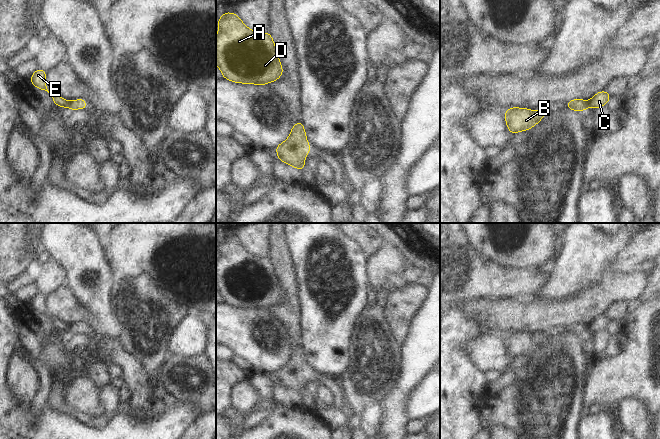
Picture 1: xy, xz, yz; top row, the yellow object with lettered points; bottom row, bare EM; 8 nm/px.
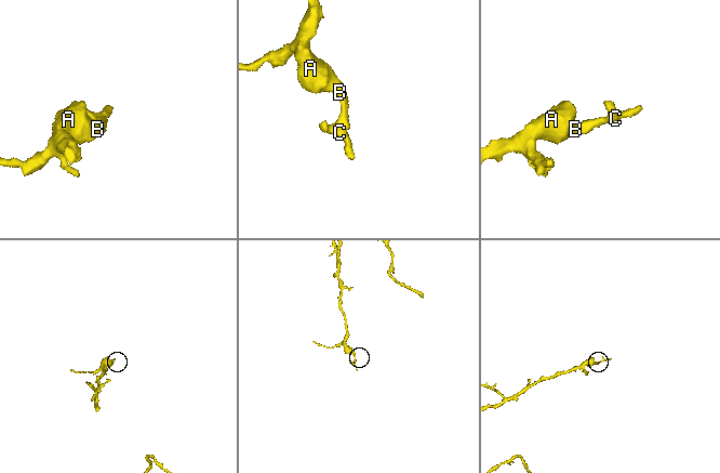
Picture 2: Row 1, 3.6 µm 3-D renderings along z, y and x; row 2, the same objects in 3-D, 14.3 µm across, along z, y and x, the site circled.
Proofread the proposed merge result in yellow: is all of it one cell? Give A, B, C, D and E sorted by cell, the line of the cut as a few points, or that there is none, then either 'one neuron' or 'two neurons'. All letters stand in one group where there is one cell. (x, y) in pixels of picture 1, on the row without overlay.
A B C D E | no cut | one neuron

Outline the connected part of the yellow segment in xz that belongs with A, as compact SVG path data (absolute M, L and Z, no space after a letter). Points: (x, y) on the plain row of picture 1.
M227 235L218 242L216 289L221 294L223 302L234 307L265 309L276 305L283 298L283 292L270 257L259 257L249 253L238 238Z

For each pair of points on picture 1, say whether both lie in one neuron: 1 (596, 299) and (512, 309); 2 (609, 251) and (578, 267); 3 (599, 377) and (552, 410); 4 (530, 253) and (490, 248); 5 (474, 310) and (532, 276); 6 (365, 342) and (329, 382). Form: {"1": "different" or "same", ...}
{"1": "same", "2": "same", "3": "different", "4": "same", "5": "different", "6": "different"}

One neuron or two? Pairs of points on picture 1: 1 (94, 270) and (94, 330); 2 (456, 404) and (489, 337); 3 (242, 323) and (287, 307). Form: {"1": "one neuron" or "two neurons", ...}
{"1": "one neuron", "2": "two neurons", "3": "two neurons"}

